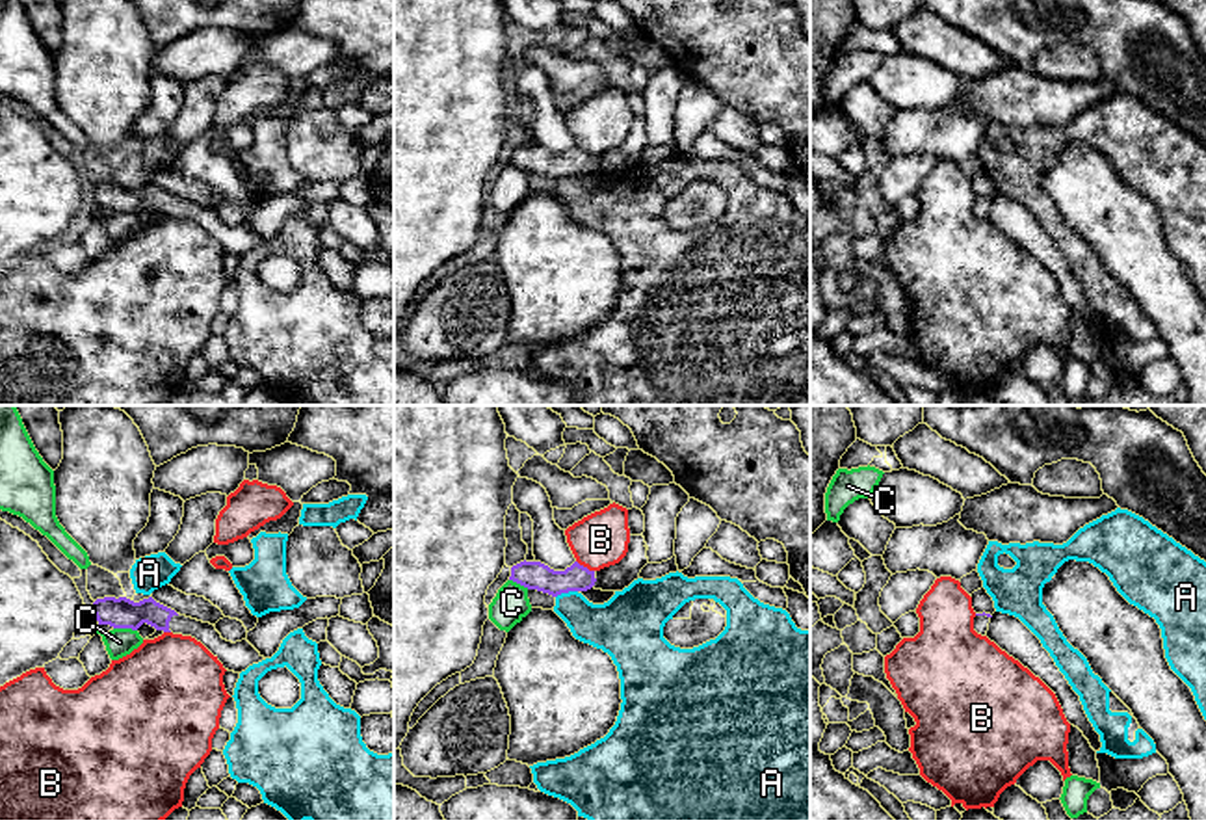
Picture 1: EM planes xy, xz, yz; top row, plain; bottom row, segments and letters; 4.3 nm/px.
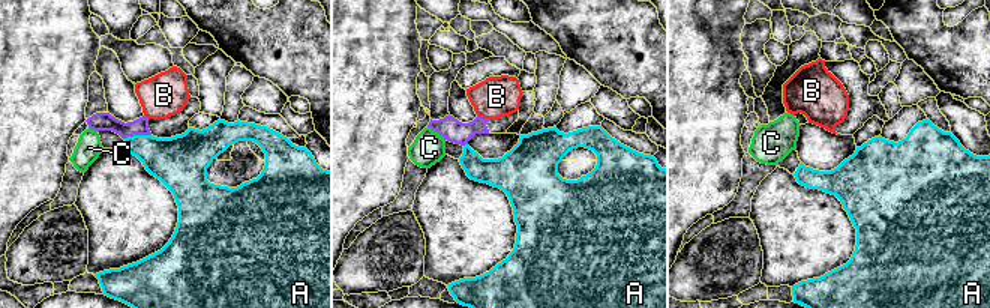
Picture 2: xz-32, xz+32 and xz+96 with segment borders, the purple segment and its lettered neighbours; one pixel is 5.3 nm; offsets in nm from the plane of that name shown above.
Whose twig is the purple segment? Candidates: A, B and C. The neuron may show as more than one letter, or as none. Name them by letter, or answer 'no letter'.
no letter

